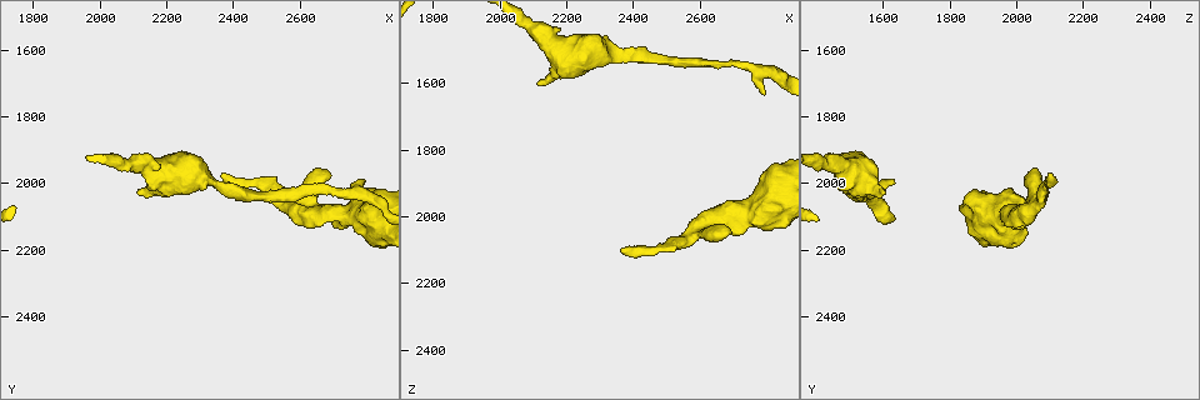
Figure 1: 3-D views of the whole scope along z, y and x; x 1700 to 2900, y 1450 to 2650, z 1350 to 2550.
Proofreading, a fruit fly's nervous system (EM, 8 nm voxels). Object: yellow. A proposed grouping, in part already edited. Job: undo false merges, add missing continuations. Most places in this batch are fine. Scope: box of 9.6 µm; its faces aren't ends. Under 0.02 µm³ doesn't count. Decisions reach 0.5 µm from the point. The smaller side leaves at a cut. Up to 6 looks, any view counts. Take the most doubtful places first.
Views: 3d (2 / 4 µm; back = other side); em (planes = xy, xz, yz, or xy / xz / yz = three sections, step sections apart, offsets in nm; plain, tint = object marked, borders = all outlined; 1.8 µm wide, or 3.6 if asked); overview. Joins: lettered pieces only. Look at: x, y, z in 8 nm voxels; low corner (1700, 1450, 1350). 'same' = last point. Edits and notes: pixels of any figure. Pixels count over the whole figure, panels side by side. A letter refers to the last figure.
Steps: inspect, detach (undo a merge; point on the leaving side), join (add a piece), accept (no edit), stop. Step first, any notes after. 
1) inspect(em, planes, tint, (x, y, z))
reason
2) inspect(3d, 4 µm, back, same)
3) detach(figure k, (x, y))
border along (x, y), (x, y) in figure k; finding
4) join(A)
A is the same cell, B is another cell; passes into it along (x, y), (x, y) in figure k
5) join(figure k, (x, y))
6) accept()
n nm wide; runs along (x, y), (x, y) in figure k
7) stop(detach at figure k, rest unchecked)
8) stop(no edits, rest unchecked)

inspect(em, planes, plain, (2650, 2080, 2030))
side arm on a straight run

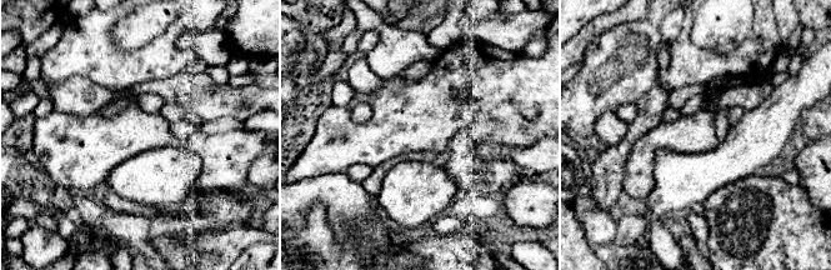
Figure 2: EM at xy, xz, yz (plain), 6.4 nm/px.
inspect(em, planes, borders, same)

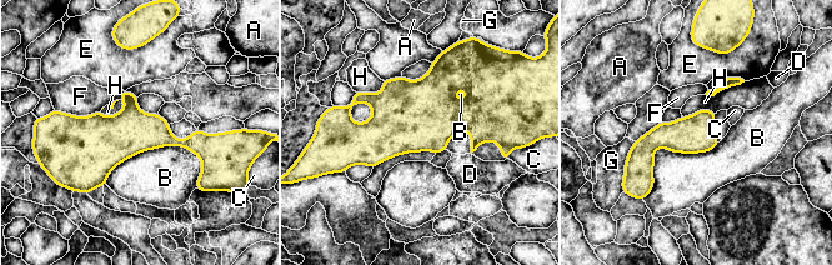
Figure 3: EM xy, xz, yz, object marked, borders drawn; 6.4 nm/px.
accept()
B touches over 650 nm; A, B, C, D, E, F, G and H are other cells; border along (203, 163), (146, 149), (105, 184) in figure 3; all the same cell

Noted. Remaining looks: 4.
inspect(3d, 4 µm, (2360, 1970, 2090))
end of a long branch

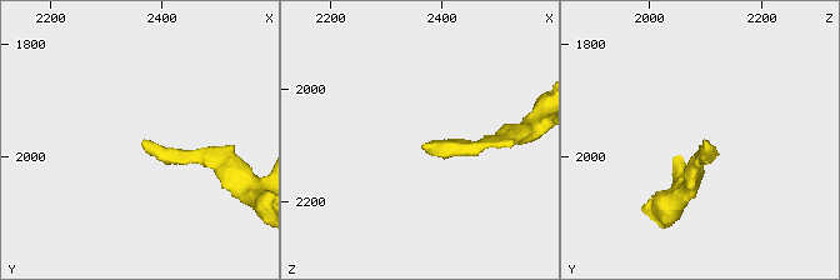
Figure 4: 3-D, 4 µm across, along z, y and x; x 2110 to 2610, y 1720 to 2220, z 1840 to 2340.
inspect(em, yz, step 16, tint, (2365, 1975, 2100))
now the EM

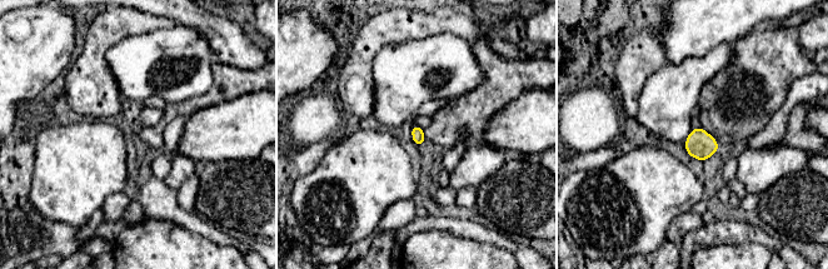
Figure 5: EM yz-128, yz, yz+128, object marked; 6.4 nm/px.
inspect(em, planes, borders, same)

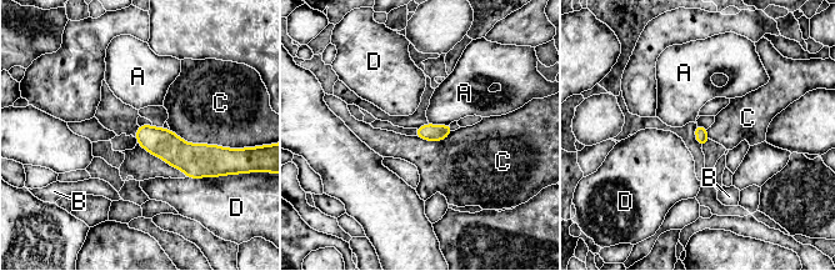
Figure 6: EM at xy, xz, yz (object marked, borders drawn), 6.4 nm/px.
accept()
C touches over 380 nm; A, B, C and D are other cells; border along (170, 129), (188, 141), (225, 147) in figure 6; none of them fits

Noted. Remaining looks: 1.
inspect(em, 3.6 µm, planes, borders, (2820, 2190, 1970))
an open end

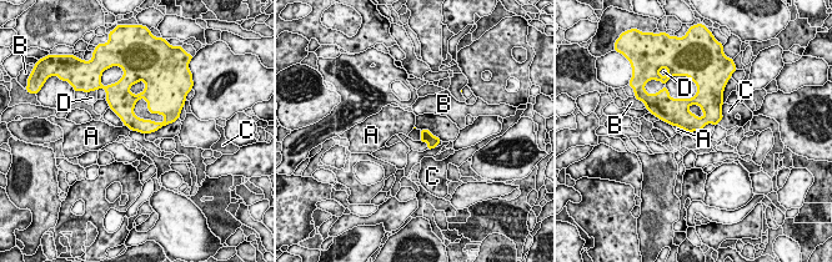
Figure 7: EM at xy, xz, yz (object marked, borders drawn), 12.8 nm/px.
accept()
A, B, C and D are other cells; border along (673, 125), (687, 131) in figure 7; none of them fits

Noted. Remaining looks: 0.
stop(no edits, rest unchecked)

